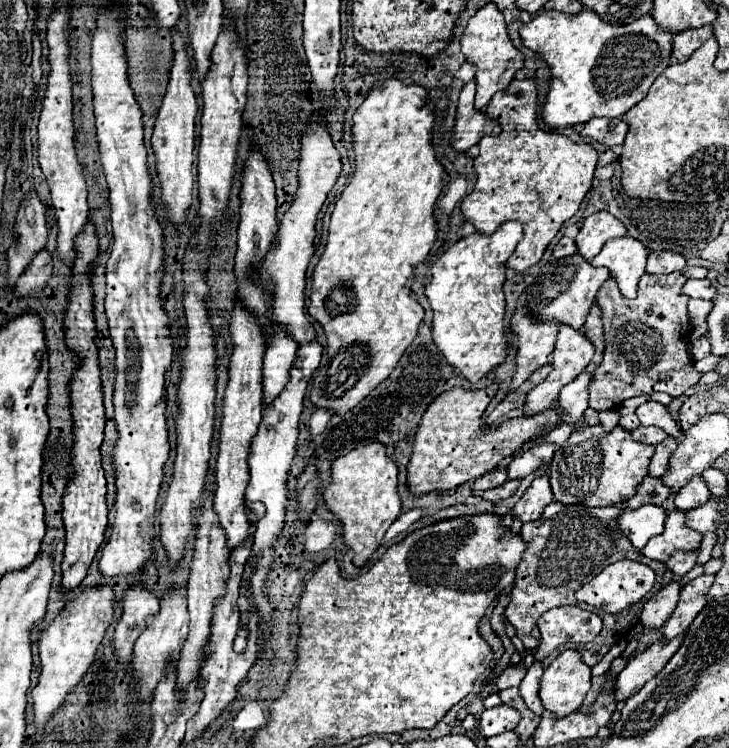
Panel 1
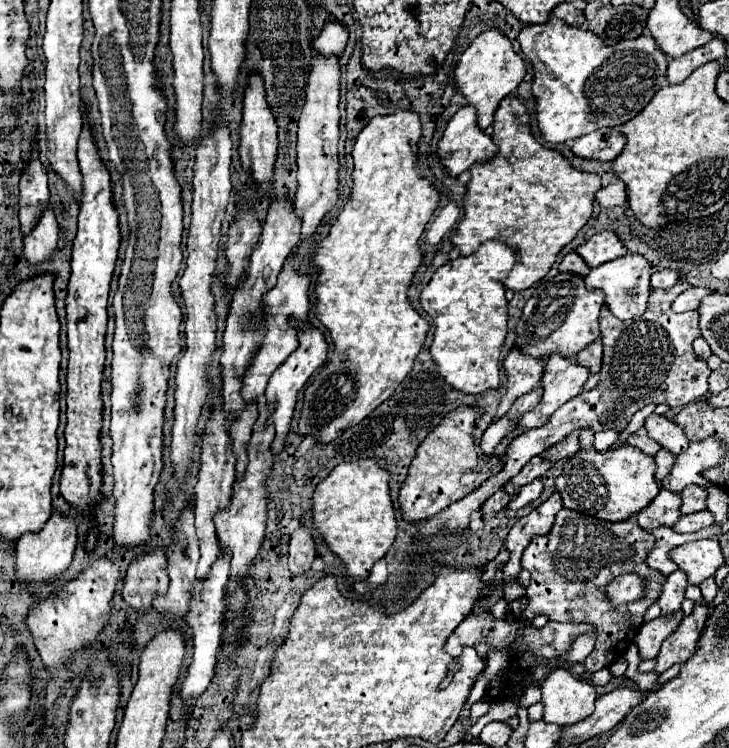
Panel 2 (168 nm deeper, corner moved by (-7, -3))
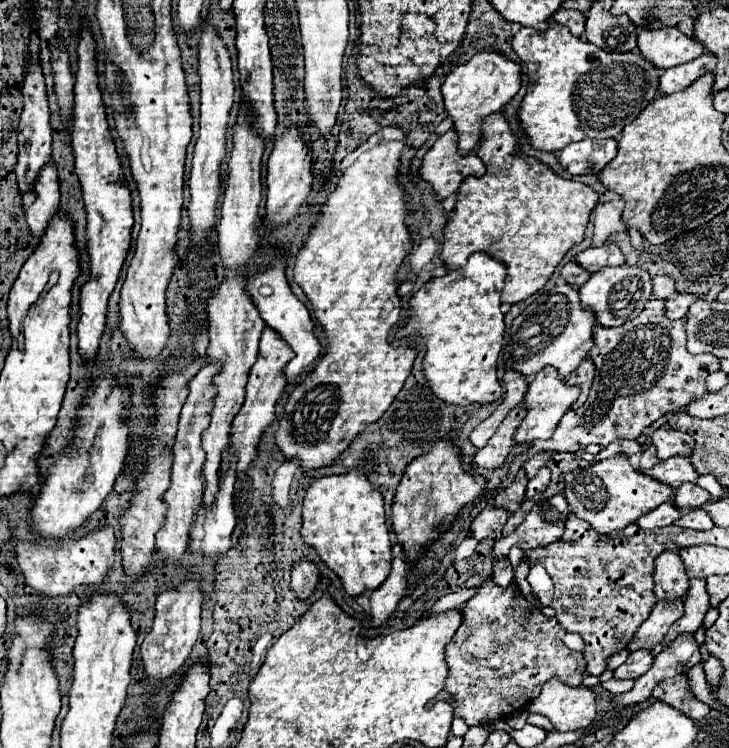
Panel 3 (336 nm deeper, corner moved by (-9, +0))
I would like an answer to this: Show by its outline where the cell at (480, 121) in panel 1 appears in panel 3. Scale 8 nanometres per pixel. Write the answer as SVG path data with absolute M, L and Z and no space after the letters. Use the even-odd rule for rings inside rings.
M448 129L434 147L424 155L420 175L432 183L438 199L446 199L454 193L468 175L482 175L484 163L476 153L462 155L458 151L458 137L454 129Z

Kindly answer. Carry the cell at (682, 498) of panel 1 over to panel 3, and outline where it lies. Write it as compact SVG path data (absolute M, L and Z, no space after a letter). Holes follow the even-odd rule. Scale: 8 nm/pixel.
M686 483L682 485L678 491L676 491L676 497L674 497L674 505L678 509L698 509L702 507L704 503L710 501L710 493L704 491L702 487L694 485L694 483Z

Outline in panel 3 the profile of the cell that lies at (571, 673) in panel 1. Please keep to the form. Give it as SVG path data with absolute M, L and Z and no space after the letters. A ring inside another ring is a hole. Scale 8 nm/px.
M554 677L554 679L544 683L542 693L528 705L528 711L546 715L552 721L554 729L558 729L558 731L586 729L596 717L596 693L592 689L588 689L588 687L564 685L558 677Z

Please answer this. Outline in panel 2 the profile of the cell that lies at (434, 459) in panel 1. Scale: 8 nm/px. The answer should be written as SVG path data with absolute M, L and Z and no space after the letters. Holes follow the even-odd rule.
M458 408L456 412L450 412L440 426L426 436L426 440L418 446L418 452L410 464L408 476L400 486L398 502L400 512L406 522L420 522L428 520L440 510L444 510L448 504L464 498L468 492L476 490L482 482L486 482L490 476L500 472L502 458L496 456L478 456L474 448L474 420L478 418L478 412L474 408Z

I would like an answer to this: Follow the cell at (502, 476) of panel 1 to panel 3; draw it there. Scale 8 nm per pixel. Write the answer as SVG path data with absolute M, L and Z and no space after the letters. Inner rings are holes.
M488 505L470 525L470 533L472 537L476 539L484 539L484 537L490 537L498 531L502 531L502 527L506 525L506 519L508 519L508 511L502 509L502 507L496 507L496 505Z

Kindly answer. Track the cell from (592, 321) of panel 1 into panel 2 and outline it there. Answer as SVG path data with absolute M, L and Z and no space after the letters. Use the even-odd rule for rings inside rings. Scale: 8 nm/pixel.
M596 340L588 348L584 348L580 356L576 356L576 362L584 364L590 370L590 378L584 384L584 390L592 390L598 384L598 372L600 372L600 362L602 362L602 342Z

